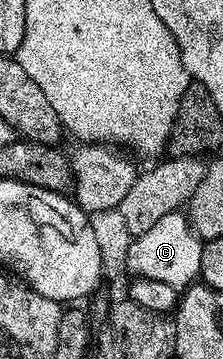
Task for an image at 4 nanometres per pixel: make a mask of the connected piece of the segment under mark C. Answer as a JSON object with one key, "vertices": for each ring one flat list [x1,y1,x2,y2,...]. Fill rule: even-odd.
{"vertices":[[183,212,162,215,162,219,158,219,150,231,135,234,131,240,132,246,128,249,129,274,168,281,177,287,187,287,199,278,204,242,192,230,192,224]]}

